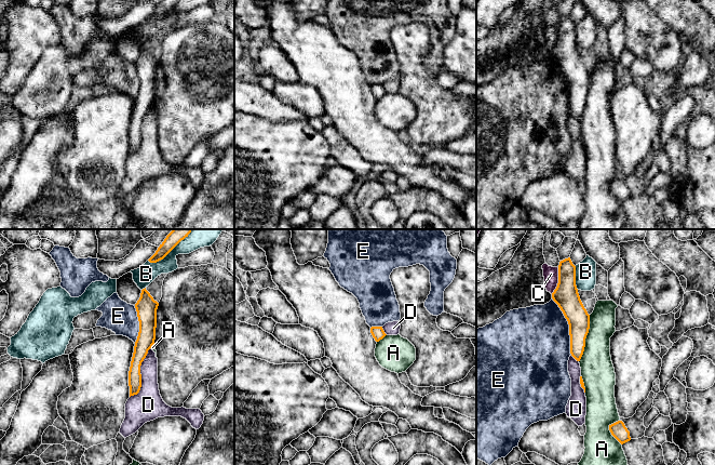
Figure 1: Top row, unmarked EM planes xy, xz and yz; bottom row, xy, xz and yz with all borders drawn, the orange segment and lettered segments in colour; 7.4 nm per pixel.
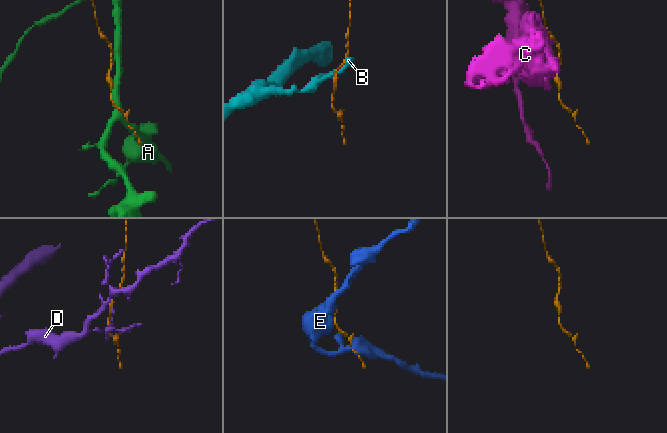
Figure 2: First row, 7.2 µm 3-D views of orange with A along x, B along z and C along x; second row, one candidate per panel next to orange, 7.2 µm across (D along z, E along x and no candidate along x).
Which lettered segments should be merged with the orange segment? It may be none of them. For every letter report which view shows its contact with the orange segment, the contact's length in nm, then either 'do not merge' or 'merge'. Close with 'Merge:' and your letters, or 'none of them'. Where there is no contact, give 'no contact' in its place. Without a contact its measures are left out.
A: meets orange in yz; contact 360 nm long; do not merge
B: meets orange in xy; contact 280 nm long; do not merge
C: meets orange in yz; contact 200 nm long; do not merge
D: meets orange in xy; contact 400 nm long; do not merge
E: meets orange in yz; contact 440 nm long; do not merge
Merge: none of them

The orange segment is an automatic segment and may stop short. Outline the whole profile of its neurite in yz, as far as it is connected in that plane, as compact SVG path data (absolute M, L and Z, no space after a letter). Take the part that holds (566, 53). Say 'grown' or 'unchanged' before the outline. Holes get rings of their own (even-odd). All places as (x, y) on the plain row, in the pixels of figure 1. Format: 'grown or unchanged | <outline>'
unchanged | M570 15L559 19L558 41L552 51L569 82L570 111L580 119L590 87L590 72L584 66L576 43L576 24Z

